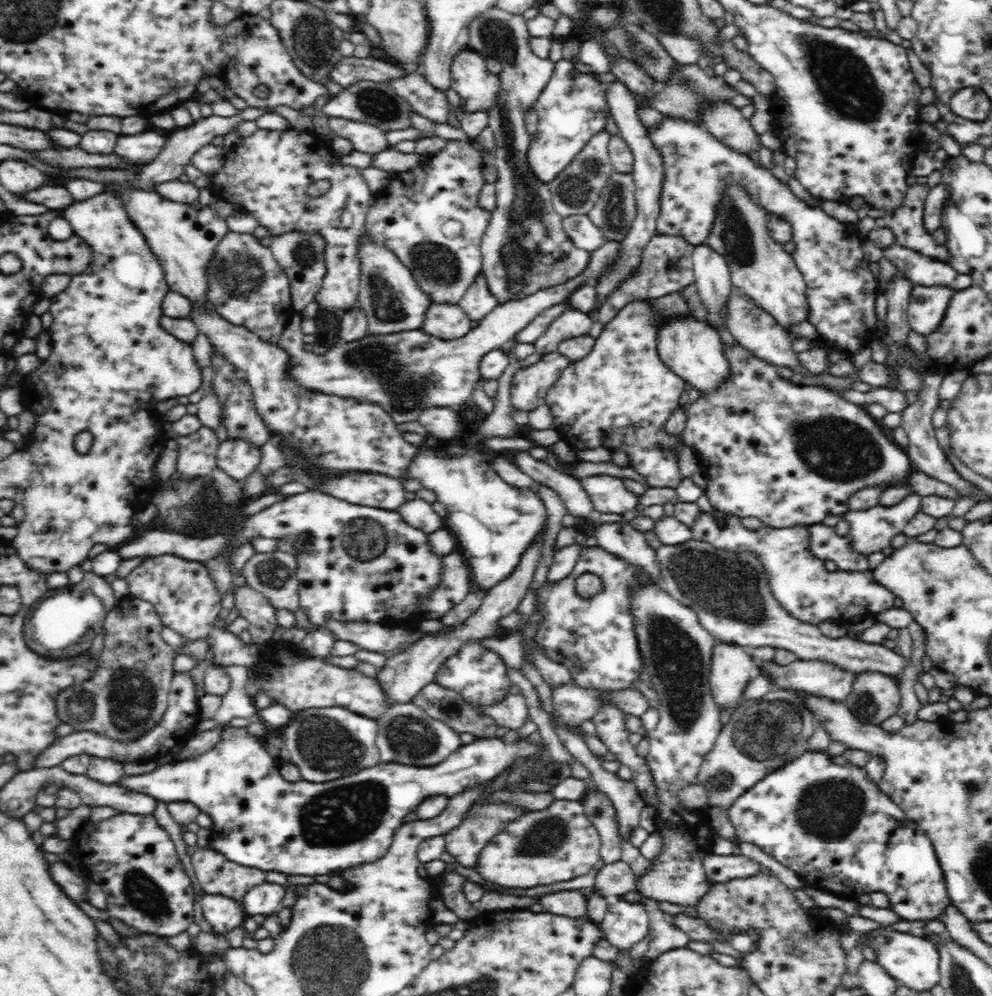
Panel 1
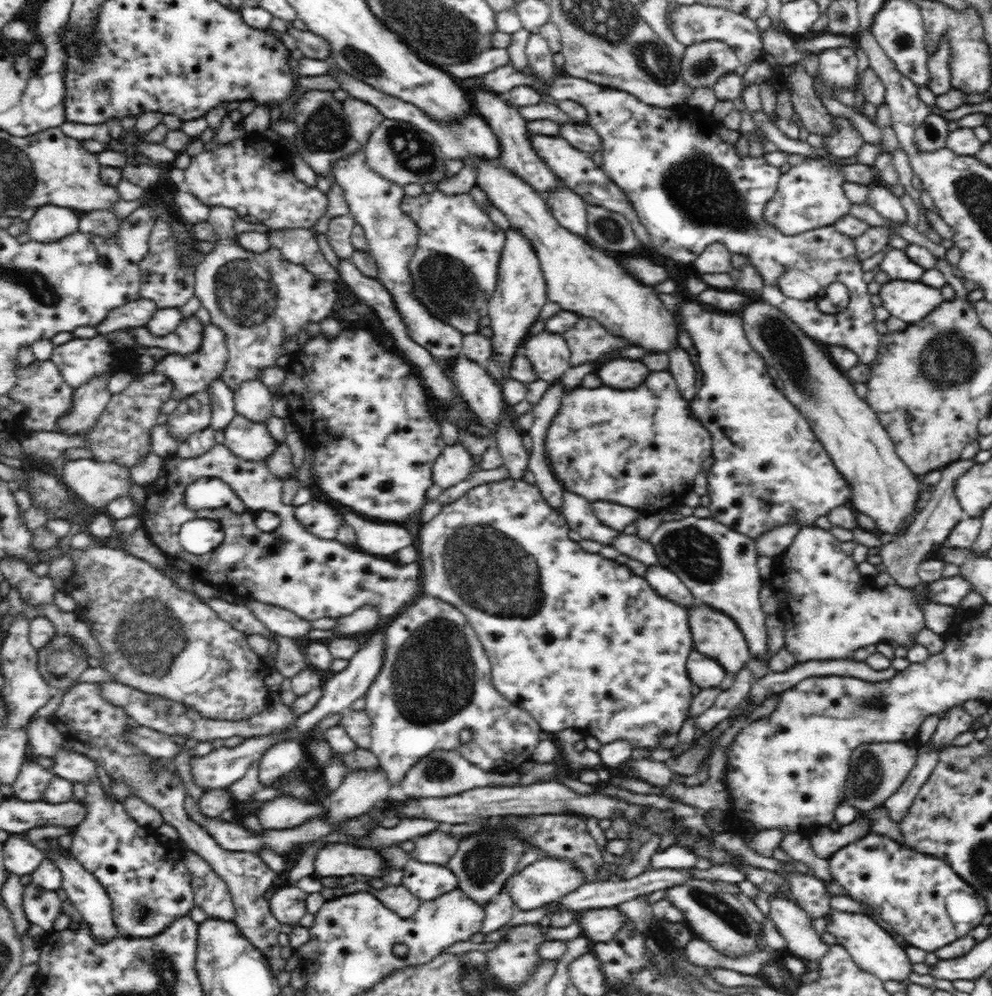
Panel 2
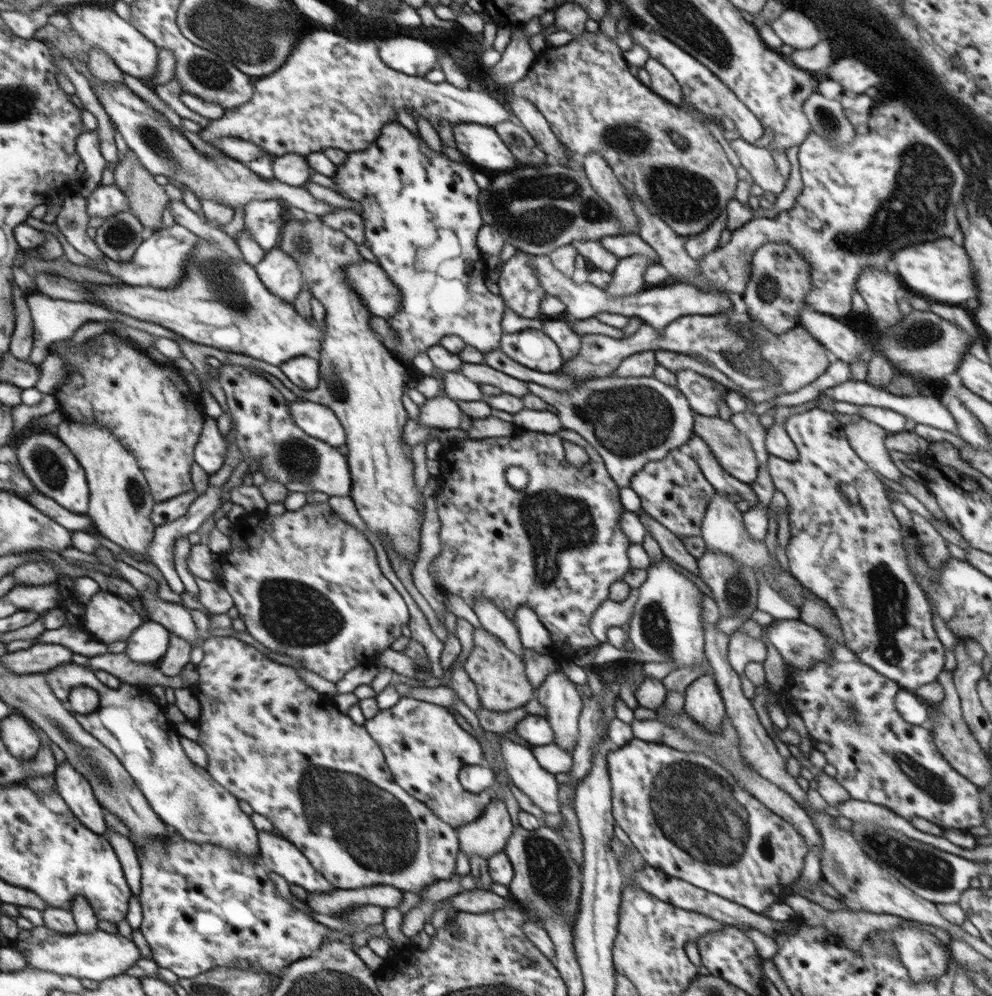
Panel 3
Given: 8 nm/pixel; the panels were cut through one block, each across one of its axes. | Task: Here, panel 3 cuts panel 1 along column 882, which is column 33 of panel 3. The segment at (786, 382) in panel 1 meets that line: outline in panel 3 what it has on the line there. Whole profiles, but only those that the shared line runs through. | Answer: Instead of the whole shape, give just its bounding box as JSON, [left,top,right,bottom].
[12,429,88,514]

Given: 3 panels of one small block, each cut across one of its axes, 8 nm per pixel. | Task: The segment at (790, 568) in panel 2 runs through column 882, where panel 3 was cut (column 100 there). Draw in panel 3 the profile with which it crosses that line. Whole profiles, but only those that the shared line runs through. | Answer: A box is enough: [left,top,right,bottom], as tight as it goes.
[82,591,142,646]

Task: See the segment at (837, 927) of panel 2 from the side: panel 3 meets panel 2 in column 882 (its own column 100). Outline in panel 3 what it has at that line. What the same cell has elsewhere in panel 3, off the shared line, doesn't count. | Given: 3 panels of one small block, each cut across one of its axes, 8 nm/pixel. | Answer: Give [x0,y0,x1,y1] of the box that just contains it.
[9,925,140,980]

